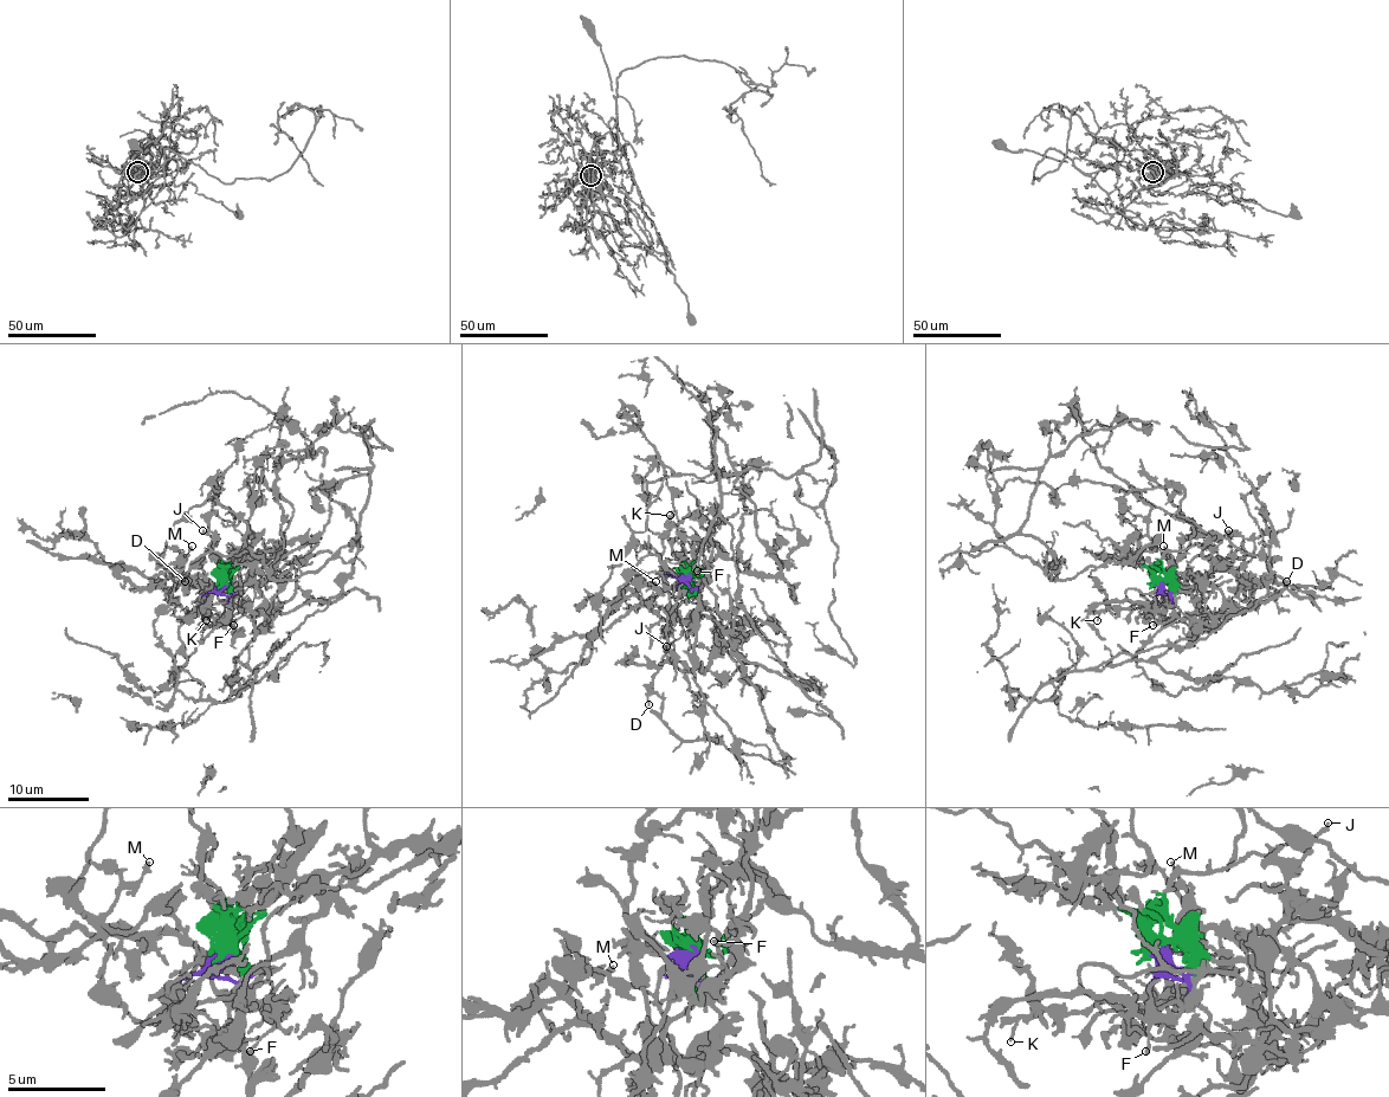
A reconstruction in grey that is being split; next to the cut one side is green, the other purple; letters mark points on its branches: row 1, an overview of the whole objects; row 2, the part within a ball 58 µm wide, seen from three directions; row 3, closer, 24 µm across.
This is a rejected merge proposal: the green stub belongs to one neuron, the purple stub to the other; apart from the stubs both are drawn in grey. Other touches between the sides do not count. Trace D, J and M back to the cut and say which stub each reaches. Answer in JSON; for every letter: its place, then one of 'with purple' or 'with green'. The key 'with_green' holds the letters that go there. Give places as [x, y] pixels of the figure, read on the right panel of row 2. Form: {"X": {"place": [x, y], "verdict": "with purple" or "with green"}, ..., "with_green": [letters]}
{"D": {"place": [1286, 581], "verdict": "with green"}, "J": {"place": [1228, 530], "verdict": "with green"}, "M": {"place": [1163, 546], "verdict": "with green"}, "with_green": ["D", "J", "M"]}

